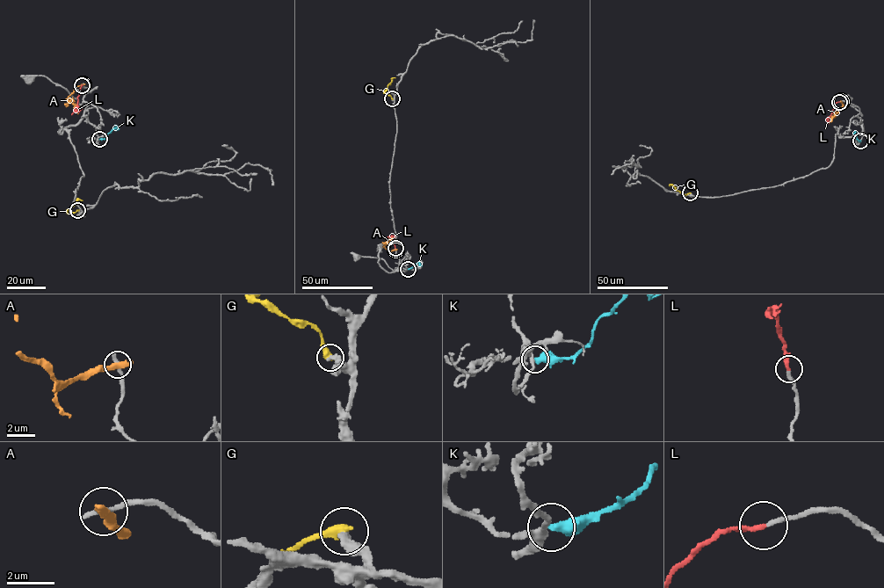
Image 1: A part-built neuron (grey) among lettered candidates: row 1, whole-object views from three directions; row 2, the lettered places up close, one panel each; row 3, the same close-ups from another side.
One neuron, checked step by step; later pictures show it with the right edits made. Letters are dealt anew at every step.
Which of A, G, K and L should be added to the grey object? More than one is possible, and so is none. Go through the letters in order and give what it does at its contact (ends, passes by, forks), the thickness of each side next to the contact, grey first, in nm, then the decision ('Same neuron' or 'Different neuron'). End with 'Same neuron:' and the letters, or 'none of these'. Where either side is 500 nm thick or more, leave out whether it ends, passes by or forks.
A: It ends there. Thickness 280 nm (grey) against 420 nm. Different neuron
G: It ends there. Thickness 320 nm (grey) against 480 nm. Different neuron
K: It ends there. Thickness 260 nm (grey) against 480 nm. Different neuron
L: It ends there. Thickness 200 nm (grey) against 220 nm. Same neuron
Same neuron: L

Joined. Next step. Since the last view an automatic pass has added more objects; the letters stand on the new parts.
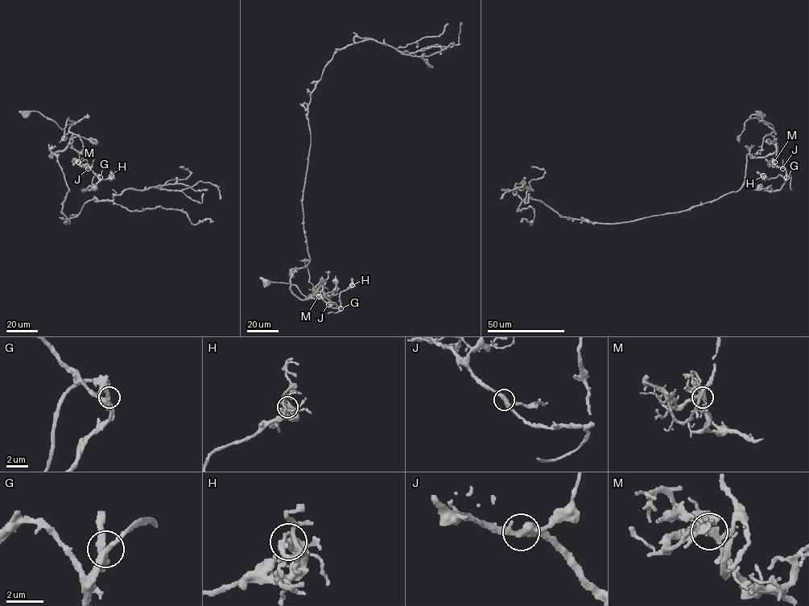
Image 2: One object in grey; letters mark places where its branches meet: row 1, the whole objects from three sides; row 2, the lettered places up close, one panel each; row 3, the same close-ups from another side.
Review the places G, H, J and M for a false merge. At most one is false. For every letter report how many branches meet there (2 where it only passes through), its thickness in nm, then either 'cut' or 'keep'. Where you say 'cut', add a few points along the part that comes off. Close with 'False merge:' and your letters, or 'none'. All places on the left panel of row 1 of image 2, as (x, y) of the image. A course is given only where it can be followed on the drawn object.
G: branches 3; calibre 360 nm; keep
H: branches 4; calibre 320 nm; keep
J: branches 4; calibre 300 nm; keep
M: branches 4; calibre 320 nm; cut; course (78, 162), (100, 179), (92, 189), (84, 191), (89, 186), (95, 188), (93, 184)
False merge: M

